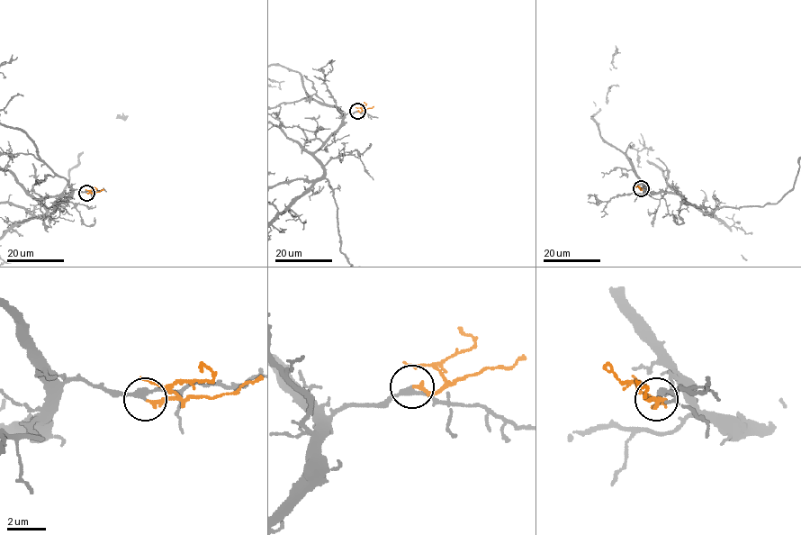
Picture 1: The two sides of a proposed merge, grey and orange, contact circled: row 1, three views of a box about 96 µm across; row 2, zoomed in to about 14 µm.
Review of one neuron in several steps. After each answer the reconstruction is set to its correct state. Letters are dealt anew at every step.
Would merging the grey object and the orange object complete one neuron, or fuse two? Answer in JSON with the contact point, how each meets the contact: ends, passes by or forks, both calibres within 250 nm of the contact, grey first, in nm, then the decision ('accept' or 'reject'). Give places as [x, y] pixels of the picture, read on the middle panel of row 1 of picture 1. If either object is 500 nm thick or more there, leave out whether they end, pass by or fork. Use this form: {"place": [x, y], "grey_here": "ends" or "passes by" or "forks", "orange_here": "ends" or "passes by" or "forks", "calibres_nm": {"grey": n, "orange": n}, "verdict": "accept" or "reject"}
{"place": [357, 111], "grey_here": "passes by", "orange_here": "ends", "calibres_nm": {"grey": 260, "orange": 200}, "verdict": "accept"}

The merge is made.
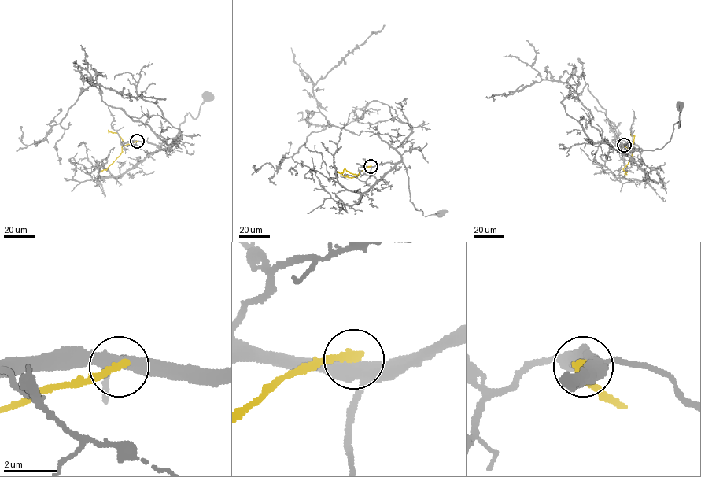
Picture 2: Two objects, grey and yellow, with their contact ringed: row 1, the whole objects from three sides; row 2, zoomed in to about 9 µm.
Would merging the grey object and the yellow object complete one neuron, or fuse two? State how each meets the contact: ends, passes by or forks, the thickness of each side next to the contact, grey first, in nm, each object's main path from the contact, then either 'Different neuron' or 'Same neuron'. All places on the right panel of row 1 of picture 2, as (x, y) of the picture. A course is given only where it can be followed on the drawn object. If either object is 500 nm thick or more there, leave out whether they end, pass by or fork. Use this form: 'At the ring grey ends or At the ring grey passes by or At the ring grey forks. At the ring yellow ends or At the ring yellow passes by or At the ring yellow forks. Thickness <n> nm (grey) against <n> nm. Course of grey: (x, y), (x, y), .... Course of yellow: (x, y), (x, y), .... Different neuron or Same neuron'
At the ring grey forks. At the ring yellow ends. Thickness 400 nm (grey) against 320 nm. Course of grey: (624, 145), (621, 154), (661, 149), (670, 140), (673, 125), (678, 122), (680, 125), (678, 127), (680, 105). Course of yellow: (624, 145), (632, 150), (628, 163), (623, 169), (627, 175). Different neuron

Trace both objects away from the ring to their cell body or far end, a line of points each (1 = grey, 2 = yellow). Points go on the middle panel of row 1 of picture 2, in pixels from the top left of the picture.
1: (370, 166), (402, 162), (408, 178), (410, 201), (417, 210), (421, 210), (426, 216), (440, 213)
2: (370, 166), (357, 175), (344, 169), (342, 172), (335, 174)

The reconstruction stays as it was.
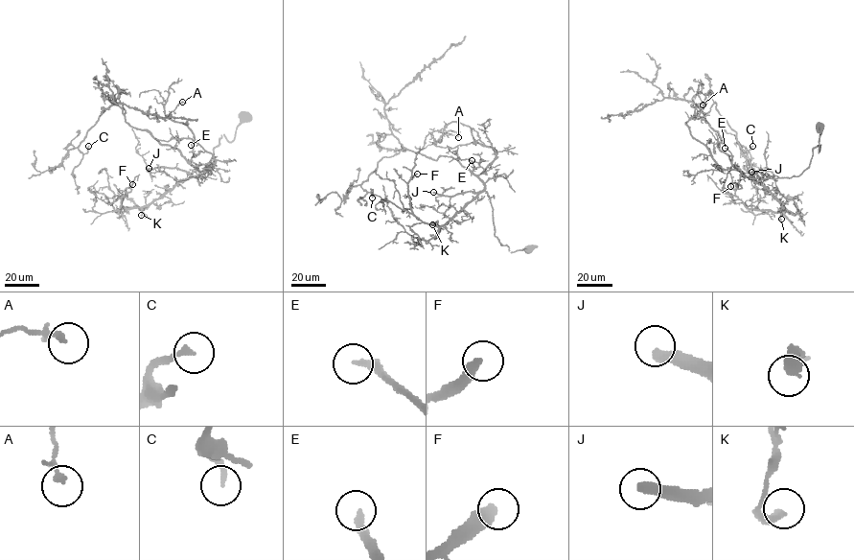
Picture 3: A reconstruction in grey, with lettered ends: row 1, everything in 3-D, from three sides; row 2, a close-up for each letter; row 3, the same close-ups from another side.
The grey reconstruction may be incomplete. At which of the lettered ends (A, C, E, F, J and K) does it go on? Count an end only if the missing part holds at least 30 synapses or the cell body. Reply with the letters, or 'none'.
E, F, J

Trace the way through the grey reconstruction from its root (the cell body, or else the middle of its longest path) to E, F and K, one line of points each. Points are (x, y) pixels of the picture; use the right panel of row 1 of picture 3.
E: (819, 128), (819, 151), (819, 146), (813, 150), (798, 176), (752, 181), (730, 170), (725, 148)
F: (819, 128), (819, 151), (819, 146), (813, 150), (798, 176), (754, 181), (782, 211), (748, 208), (730, 186)
K: (819, 128), (819, 151), (819, 146), (813, 150), (809, 166), (798, 176), (754, 181), (785, 208), (781, 219)

